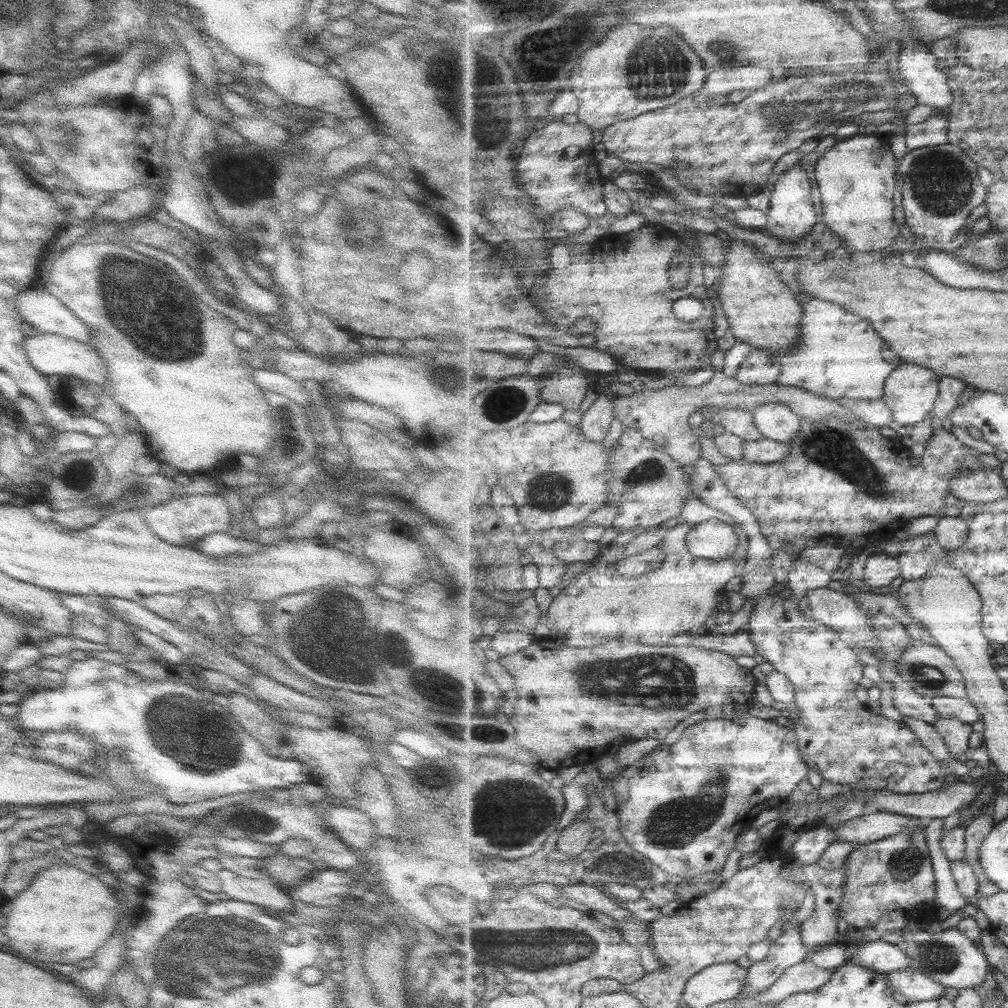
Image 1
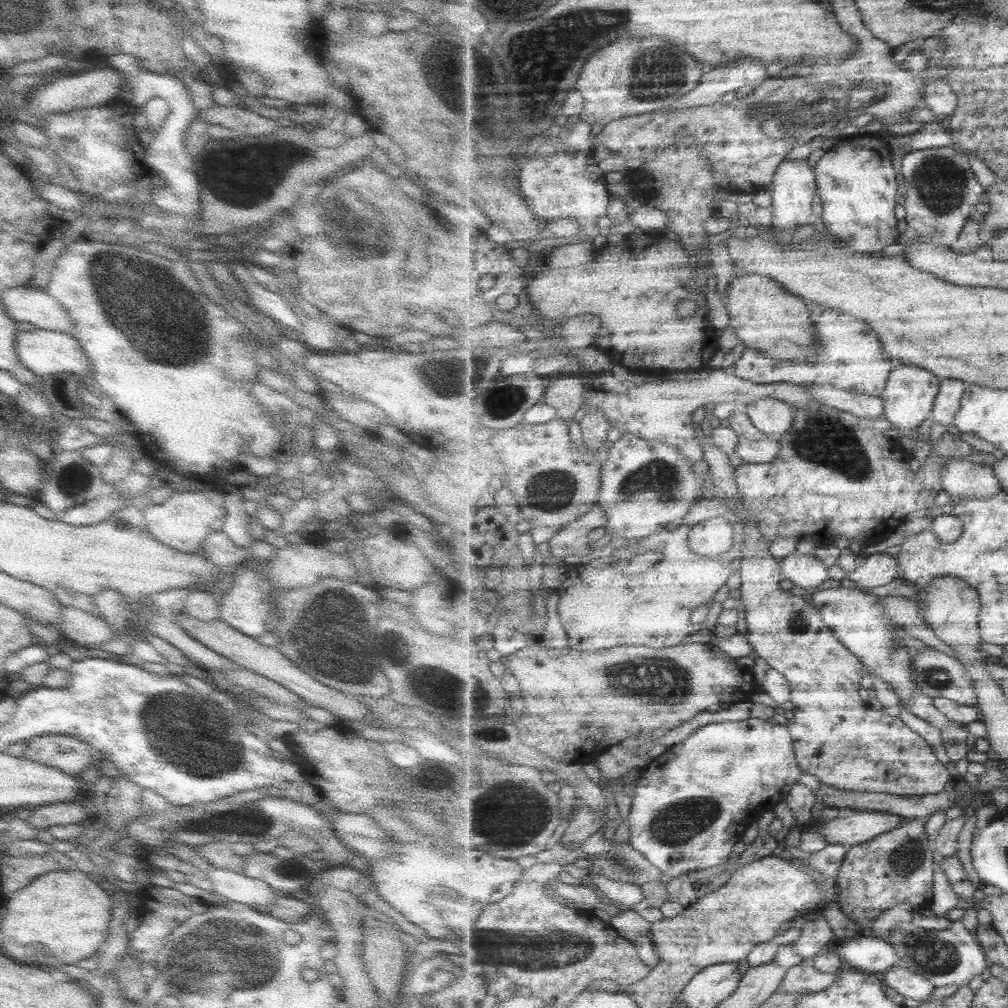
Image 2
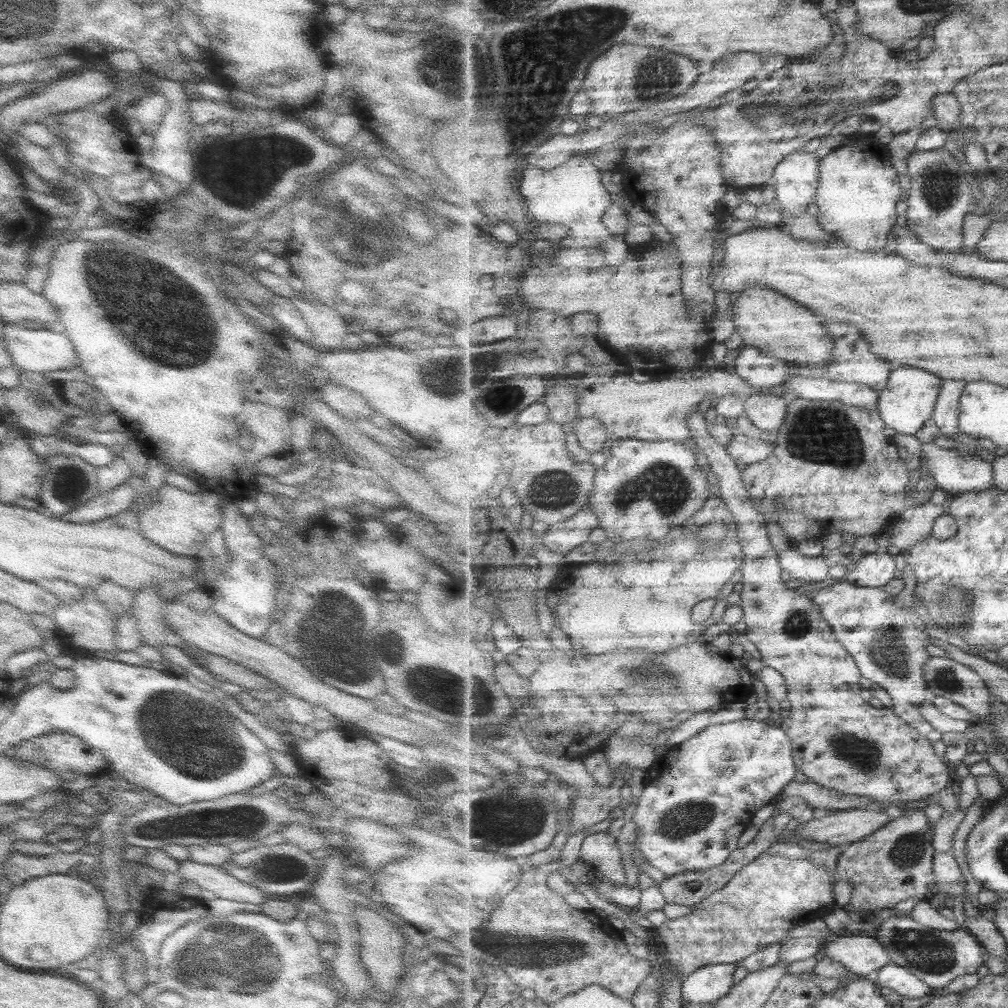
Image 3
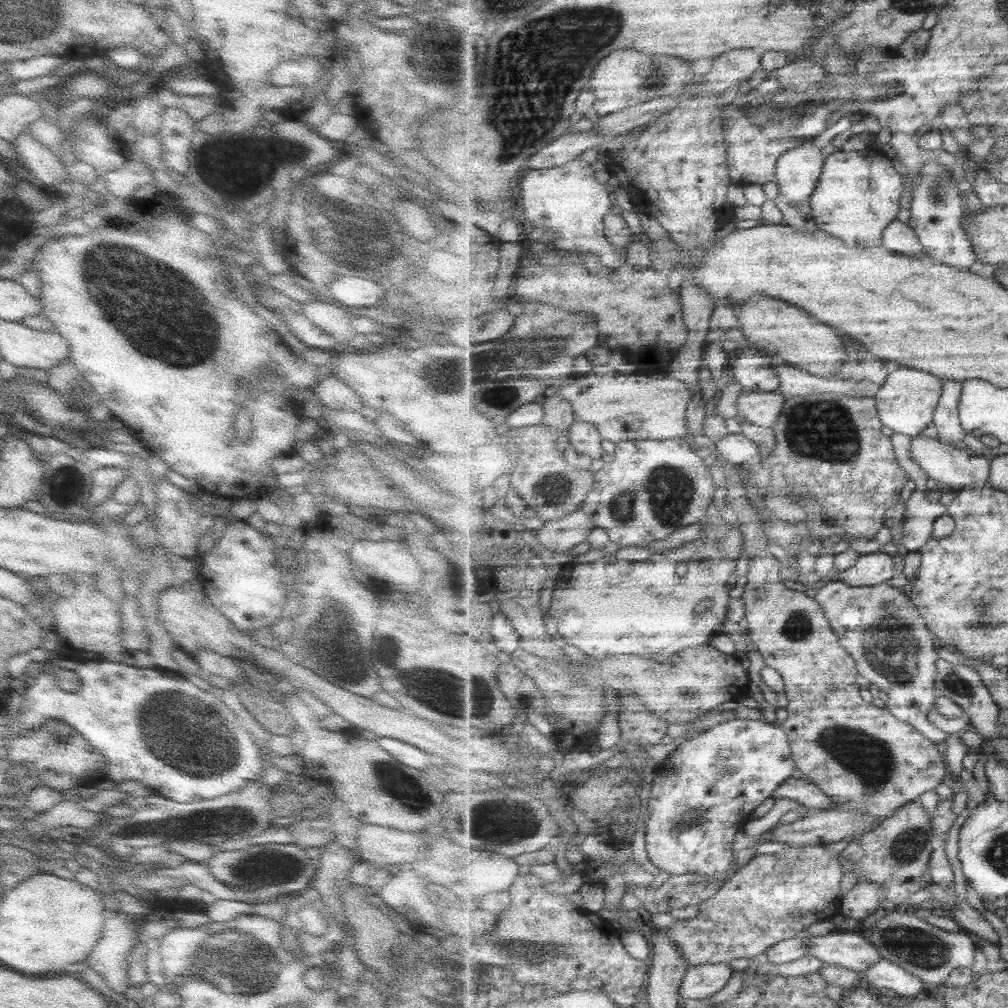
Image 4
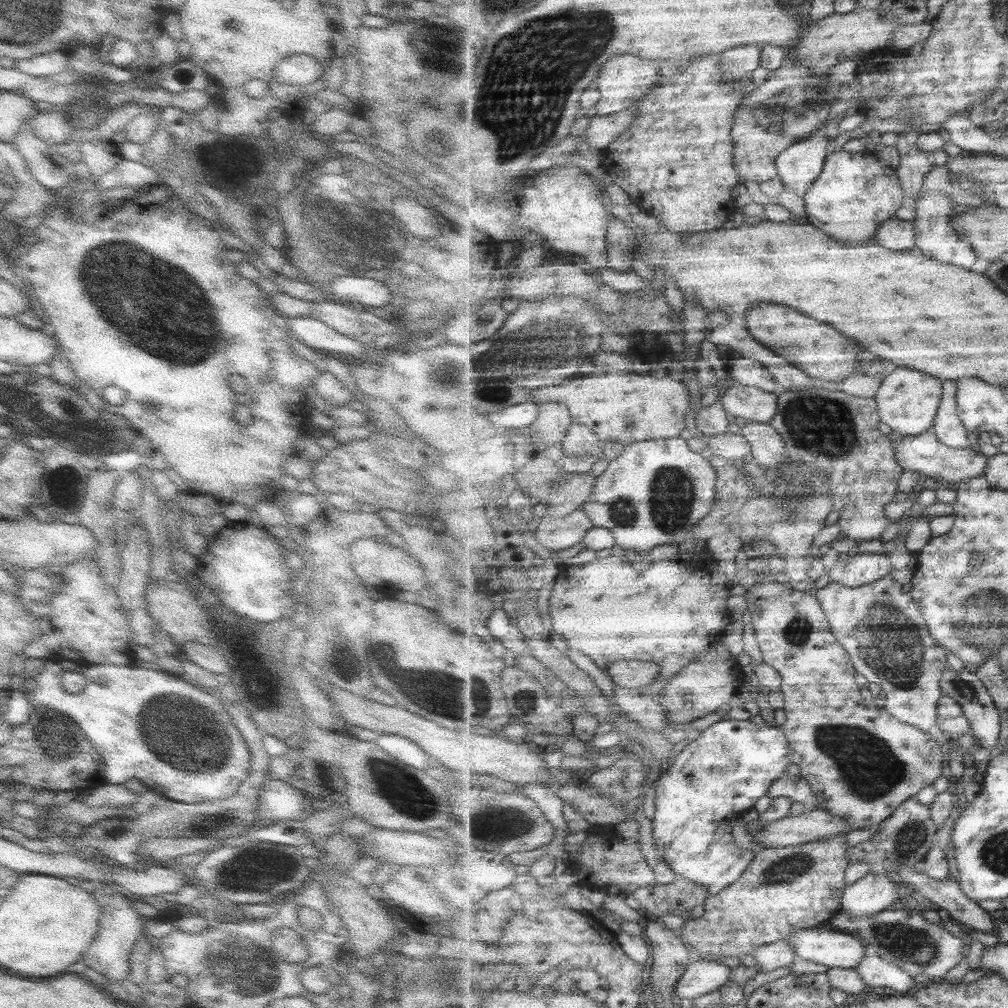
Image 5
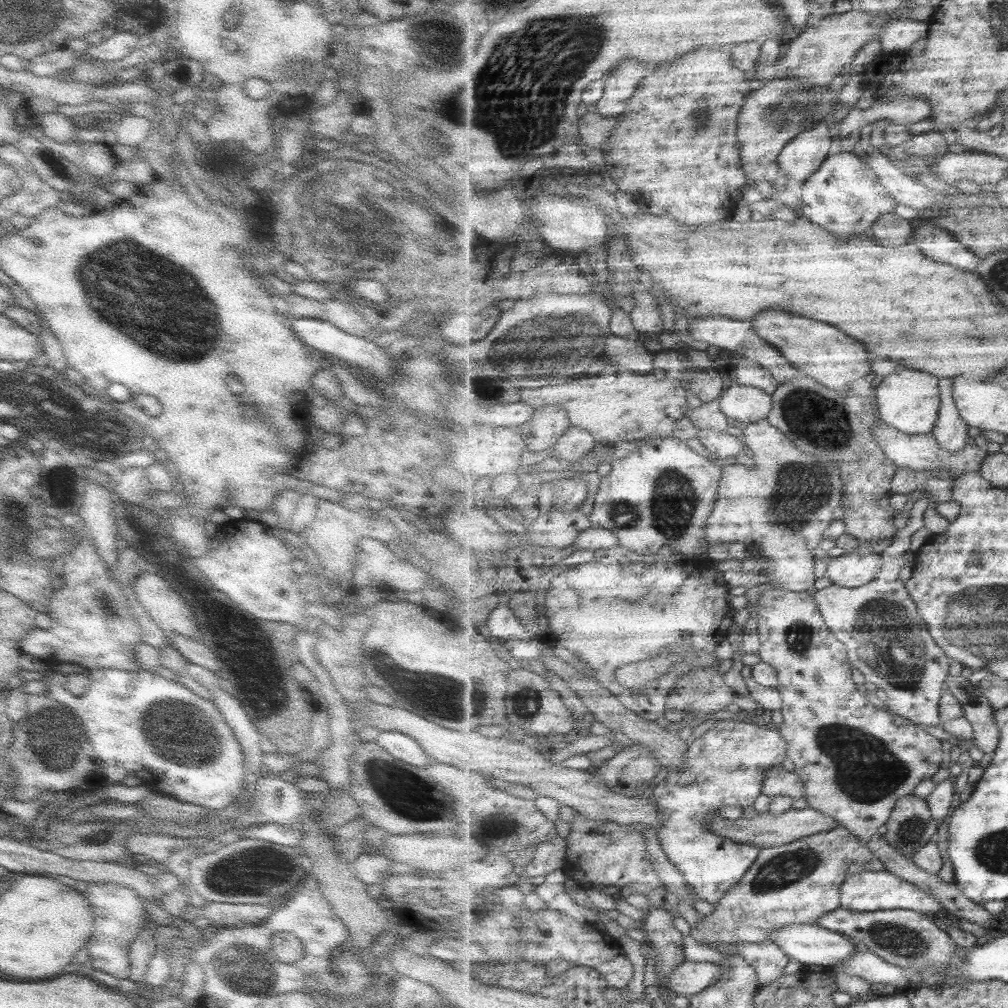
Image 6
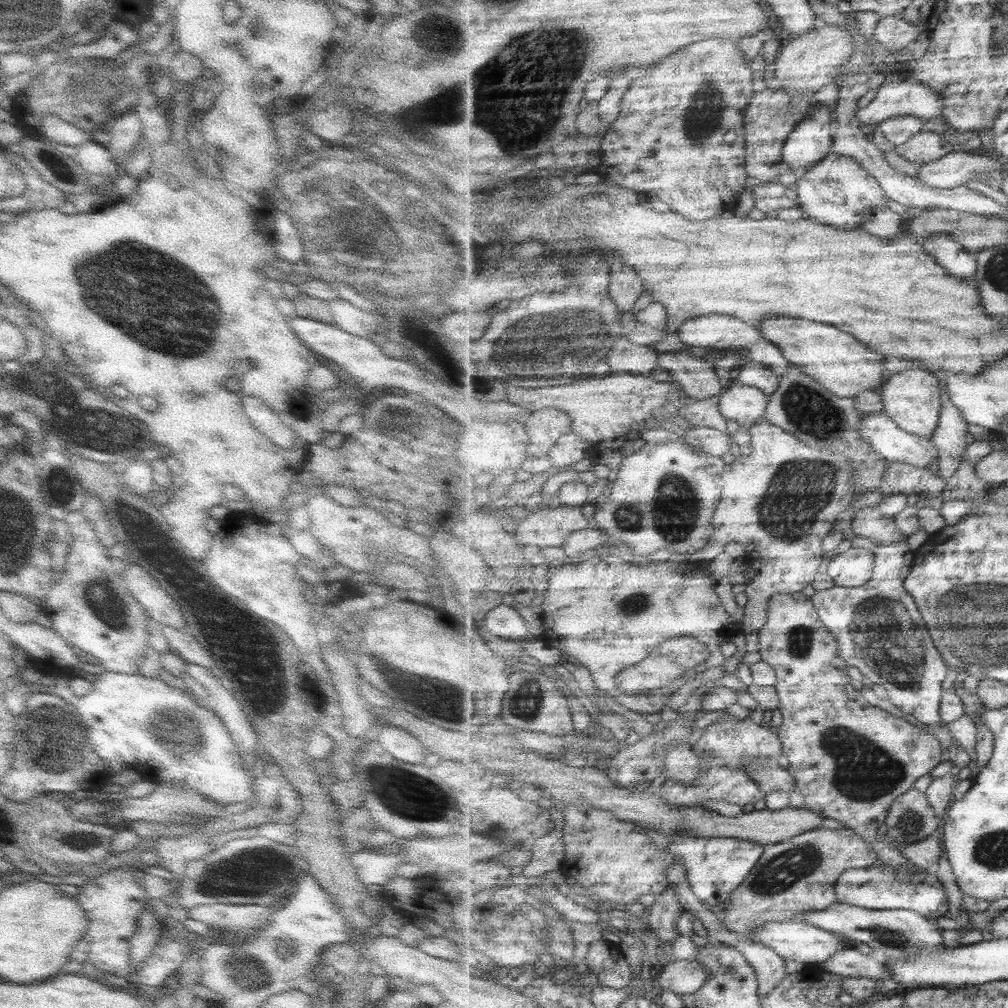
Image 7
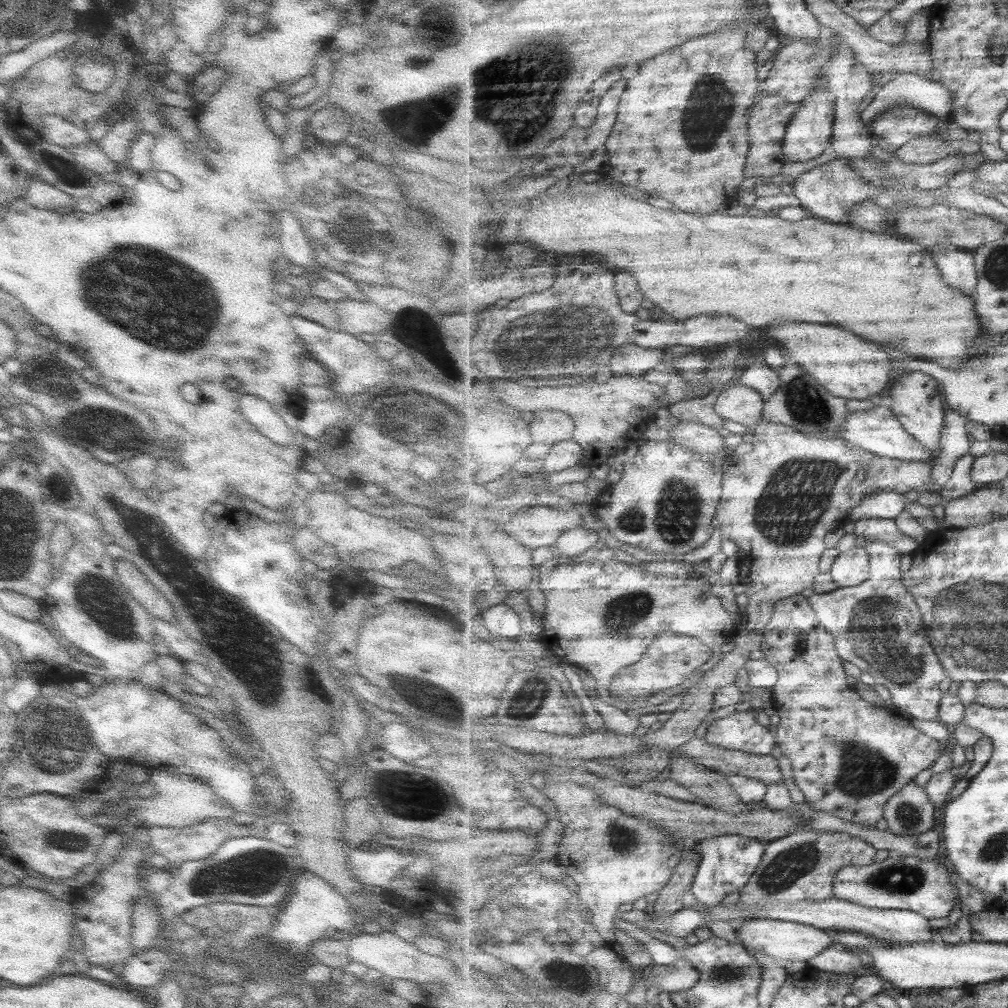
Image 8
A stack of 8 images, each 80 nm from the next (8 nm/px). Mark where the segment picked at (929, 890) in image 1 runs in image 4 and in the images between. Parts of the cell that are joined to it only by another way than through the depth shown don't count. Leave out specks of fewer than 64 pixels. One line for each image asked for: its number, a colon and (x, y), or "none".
2: (899, 866)
3: (897, 862)
4: (896, 854)

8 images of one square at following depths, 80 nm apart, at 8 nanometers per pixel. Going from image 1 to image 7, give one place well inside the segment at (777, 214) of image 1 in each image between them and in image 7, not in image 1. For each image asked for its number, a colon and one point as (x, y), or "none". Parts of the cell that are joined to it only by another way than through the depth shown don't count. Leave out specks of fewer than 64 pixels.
2: (794, 186)
3: (796, 180)
4: (798, 172)
5: (798, 167)
6: (804, 156)
7: (811, 142)

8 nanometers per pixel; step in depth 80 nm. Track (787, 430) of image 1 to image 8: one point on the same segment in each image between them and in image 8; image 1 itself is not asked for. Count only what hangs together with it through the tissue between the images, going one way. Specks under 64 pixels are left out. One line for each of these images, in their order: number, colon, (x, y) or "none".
2: (775, 418)
3: (769, 412)
4: (763, 408)
5: (752, 404)
6: (745, 404)
7: (746, 405)
8: (739, 403)

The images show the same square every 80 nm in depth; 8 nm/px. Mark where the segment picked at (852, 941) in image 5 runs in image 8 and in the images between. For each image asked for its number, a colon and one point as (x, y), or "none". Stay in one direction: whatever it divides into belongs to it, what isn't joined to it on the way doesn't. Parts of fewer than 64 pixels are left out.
6: (808, 944)
7: (798, 940)
8: (783, 940)

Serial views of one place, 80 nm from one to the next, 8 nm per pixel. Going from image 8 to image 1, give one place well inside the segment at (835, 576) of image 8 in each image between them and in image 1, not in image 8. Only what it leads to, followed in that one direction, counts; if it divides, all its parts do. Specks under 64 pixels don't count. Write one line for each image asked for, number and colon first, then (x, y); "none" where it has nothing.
1: (881, 569)
2: (879, 569)
3: (876, 569)
4: (872, 569)
5: (864, 568)
6: (859, 567)
7: (854, 568)

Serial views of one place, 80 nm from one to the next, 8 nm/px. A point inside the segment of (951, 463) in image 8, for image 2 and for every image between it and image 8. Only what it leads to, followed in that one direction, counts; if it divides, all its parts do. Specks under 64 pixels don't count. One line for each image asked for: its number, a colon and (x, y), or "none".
2: (948, 401)
3: (946, 416)
4: (946, 419)
5: (949, 429)
6: (952, 432)
7: (951, 438)

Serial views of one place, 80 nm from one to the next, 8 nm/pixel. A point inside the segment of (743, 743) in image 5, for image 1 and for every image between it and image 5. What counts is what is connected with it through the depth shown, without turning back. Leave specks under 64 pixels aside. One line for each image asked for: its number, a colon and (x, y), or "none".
1: (683, 810)
2: (690, 805)
3: (699, 797)
4: (701, 796)

